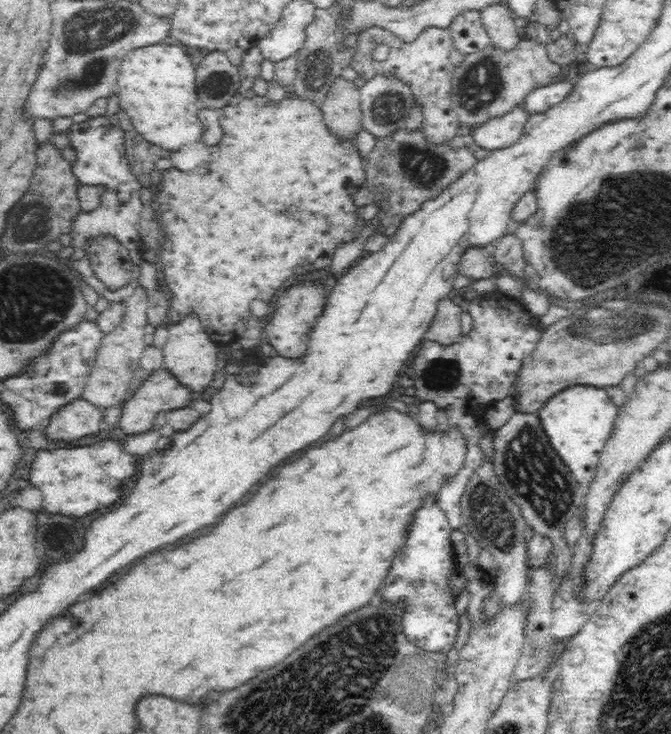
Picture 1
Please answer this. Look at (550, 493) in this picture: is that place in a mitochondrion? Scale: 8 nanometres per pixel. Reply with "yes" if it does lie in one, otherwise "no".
yes

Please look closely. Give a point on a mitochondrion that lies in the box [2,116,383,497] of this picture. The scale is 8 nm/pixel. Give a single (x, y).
(35, 219)

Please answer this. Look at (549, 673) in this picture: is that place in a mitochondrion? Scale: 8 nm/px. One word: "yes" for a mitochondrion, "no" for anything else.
no

